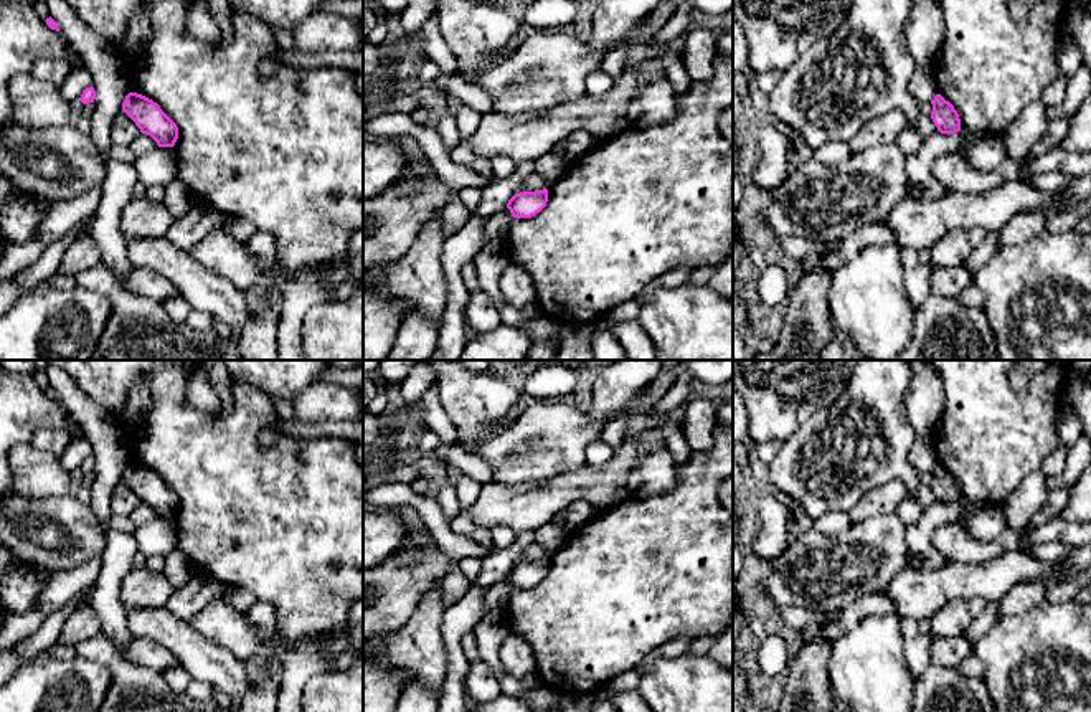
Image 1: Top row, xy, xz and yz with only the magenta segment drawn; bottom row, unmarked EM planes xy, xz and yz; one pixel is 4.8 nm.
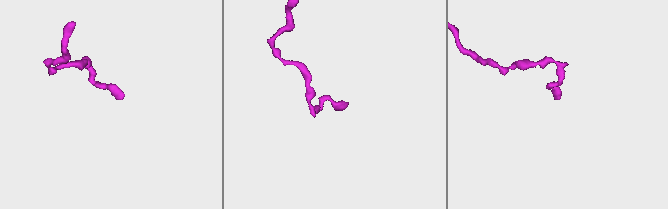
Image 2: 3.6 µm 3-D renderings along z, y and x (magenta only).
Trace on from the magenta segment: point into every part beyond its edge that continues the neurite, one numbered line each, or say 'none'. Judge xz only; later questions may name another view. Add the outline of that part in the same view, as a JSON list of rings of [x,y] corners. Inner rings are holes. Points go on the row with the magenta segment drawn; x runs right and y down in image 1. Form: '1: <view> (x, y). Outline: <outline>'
none

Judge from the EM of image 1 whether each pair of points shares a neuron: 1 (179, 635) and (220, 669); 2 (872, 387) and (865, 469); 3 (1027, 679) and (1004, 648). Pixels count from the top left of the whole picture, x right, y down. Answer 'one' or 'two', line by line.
1: one
2: one
3: one

